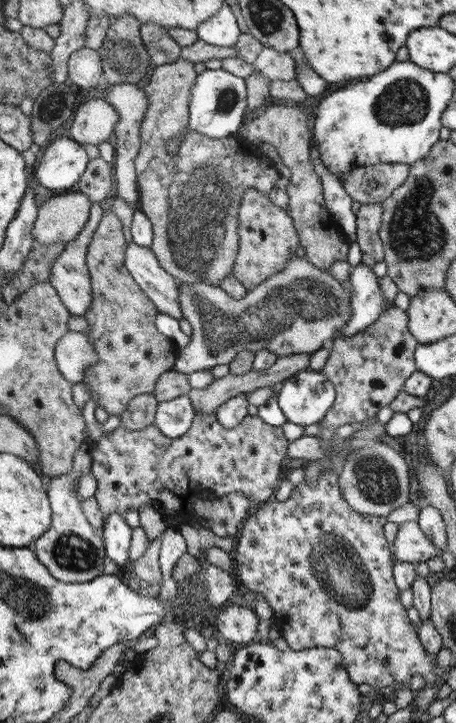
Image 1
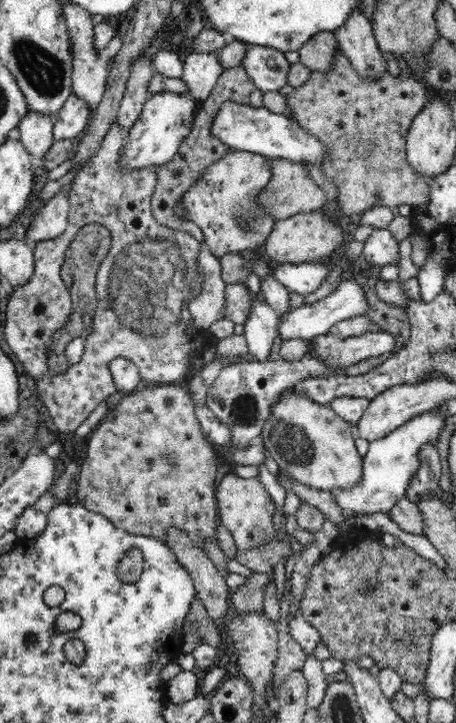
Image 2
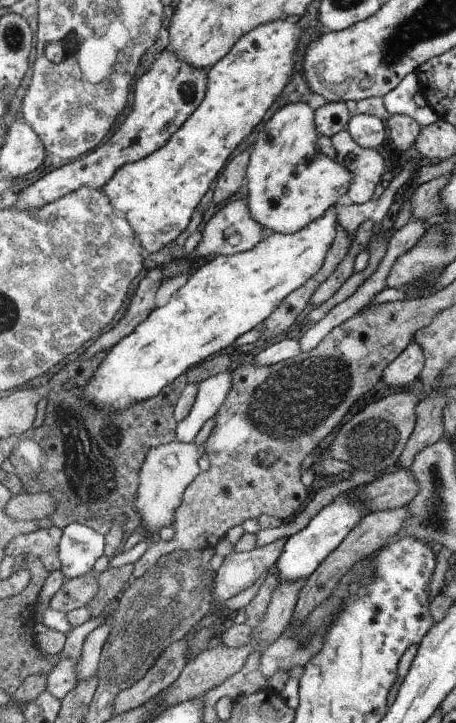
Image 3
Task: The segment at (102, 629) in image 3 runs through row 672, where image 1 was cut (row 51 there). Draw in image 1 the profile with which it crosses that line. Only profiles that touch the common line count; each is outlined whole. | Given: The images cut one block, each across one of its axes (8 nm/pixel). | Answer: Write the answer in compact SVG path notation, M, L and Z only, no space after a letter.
M81 48L69 56L67 62L67 82L75 86L77 90L81 88L95 88L103 80L103 70L101 70L101 56L97 50L91 48Z

